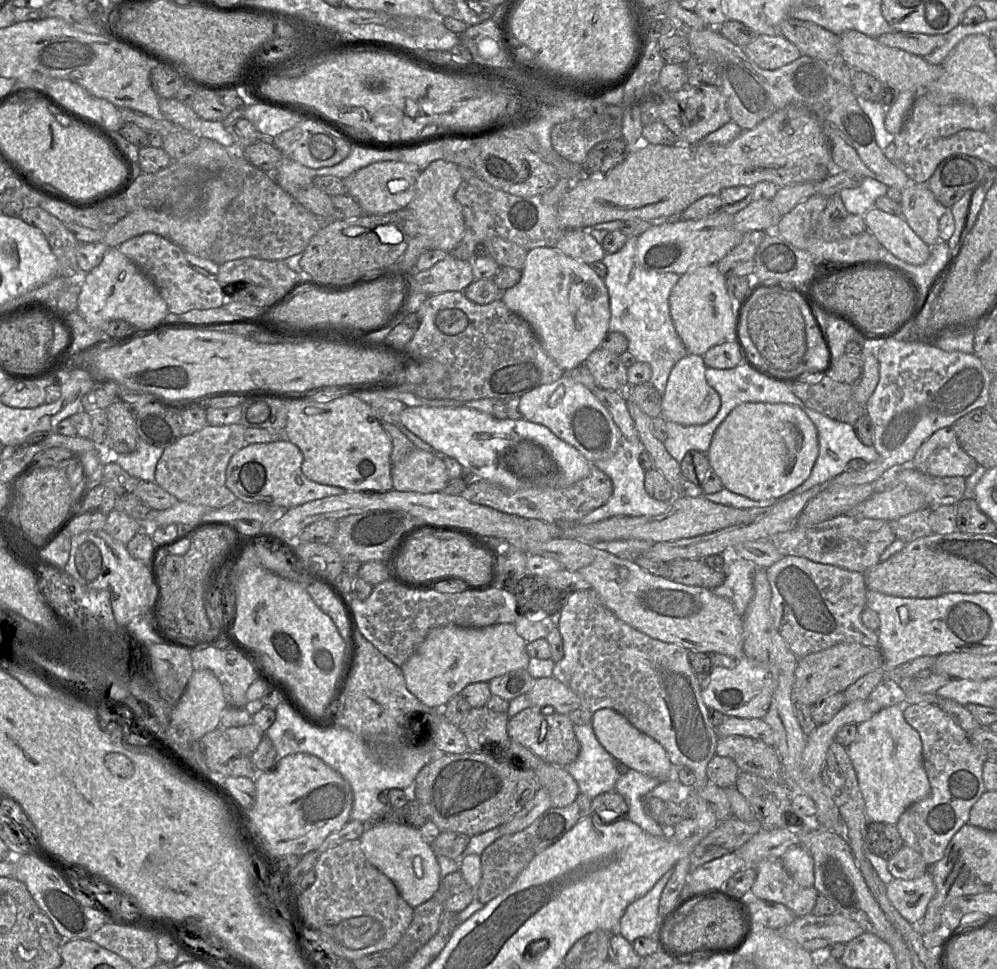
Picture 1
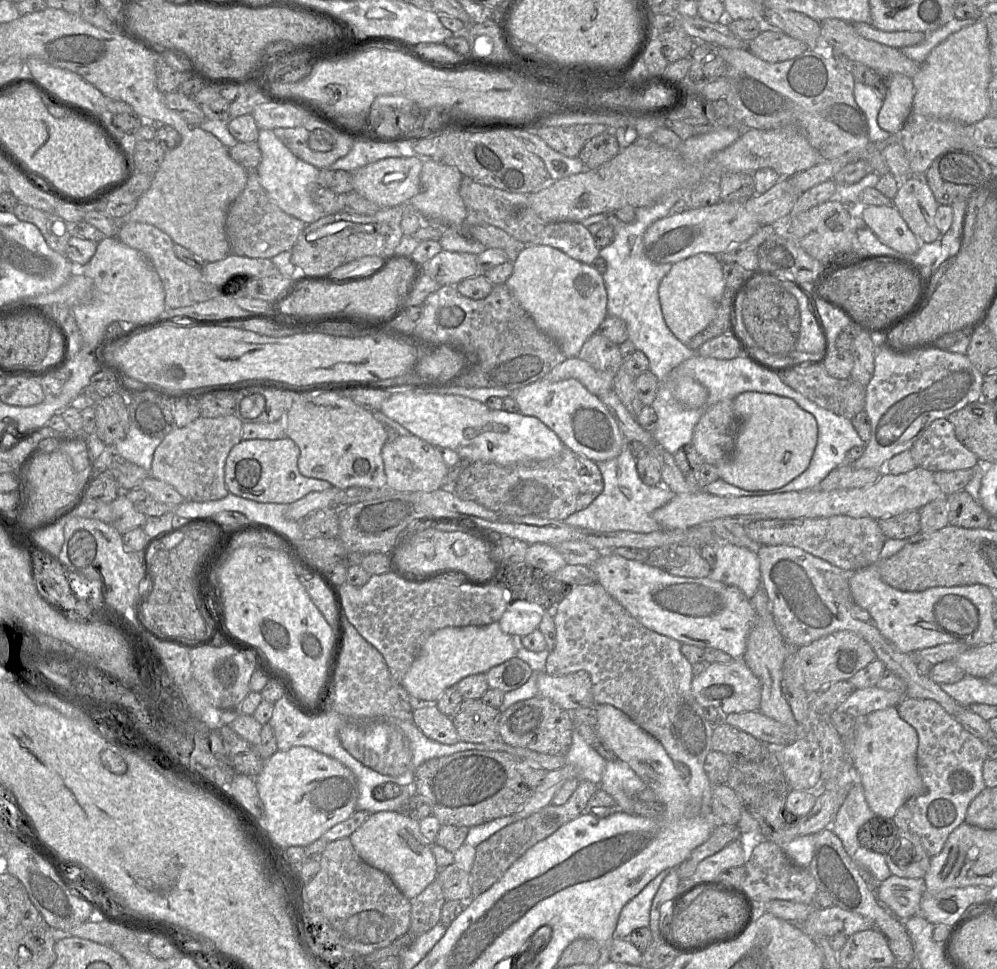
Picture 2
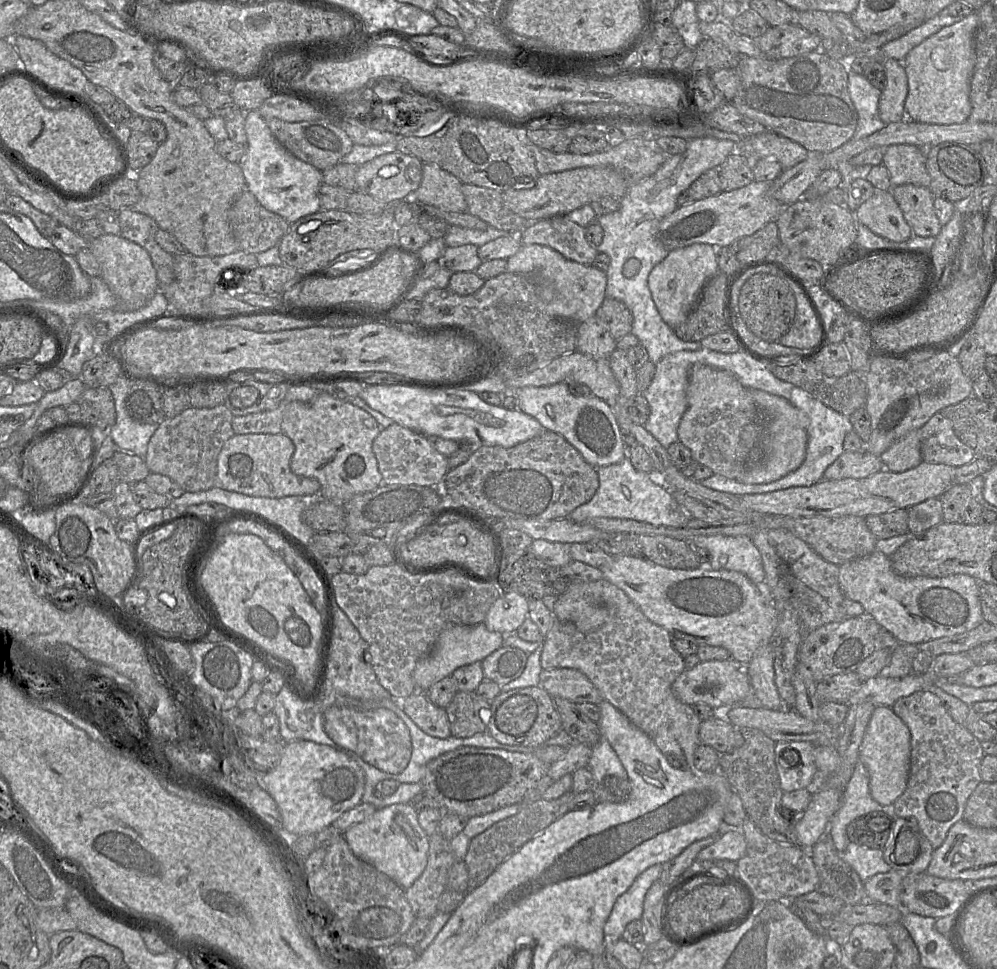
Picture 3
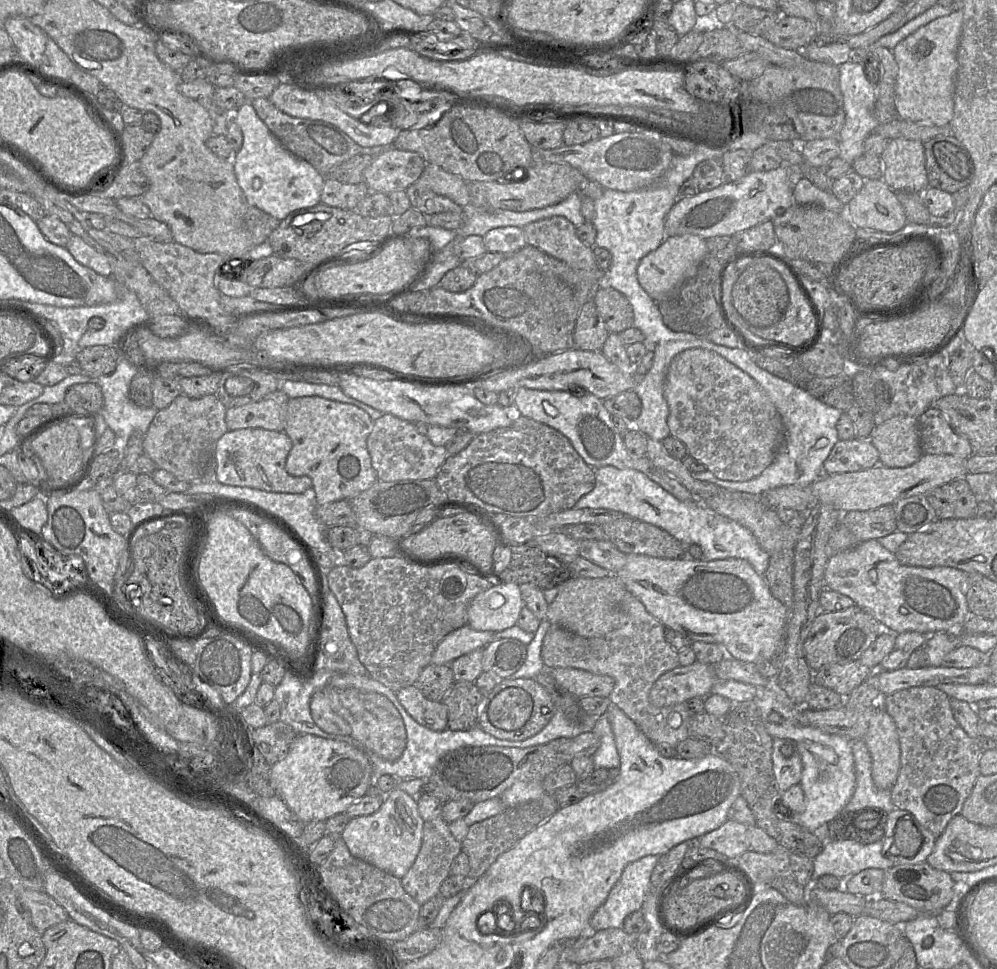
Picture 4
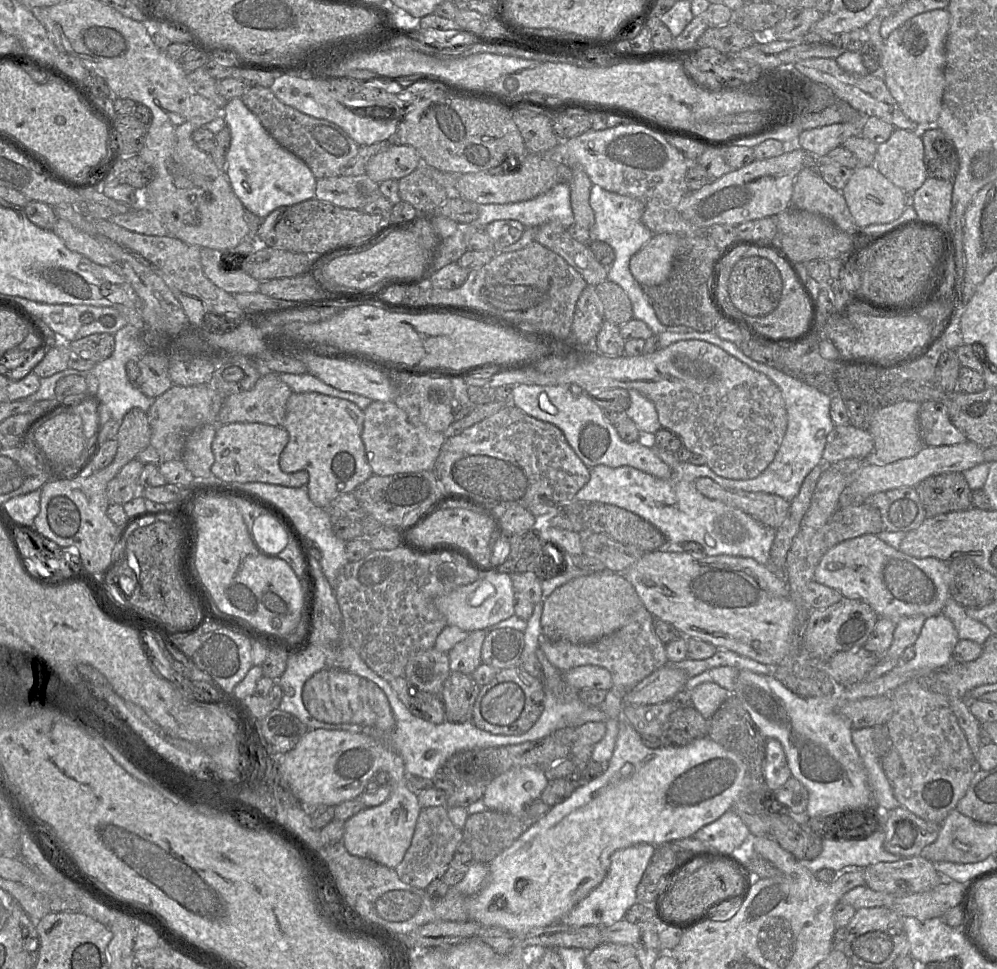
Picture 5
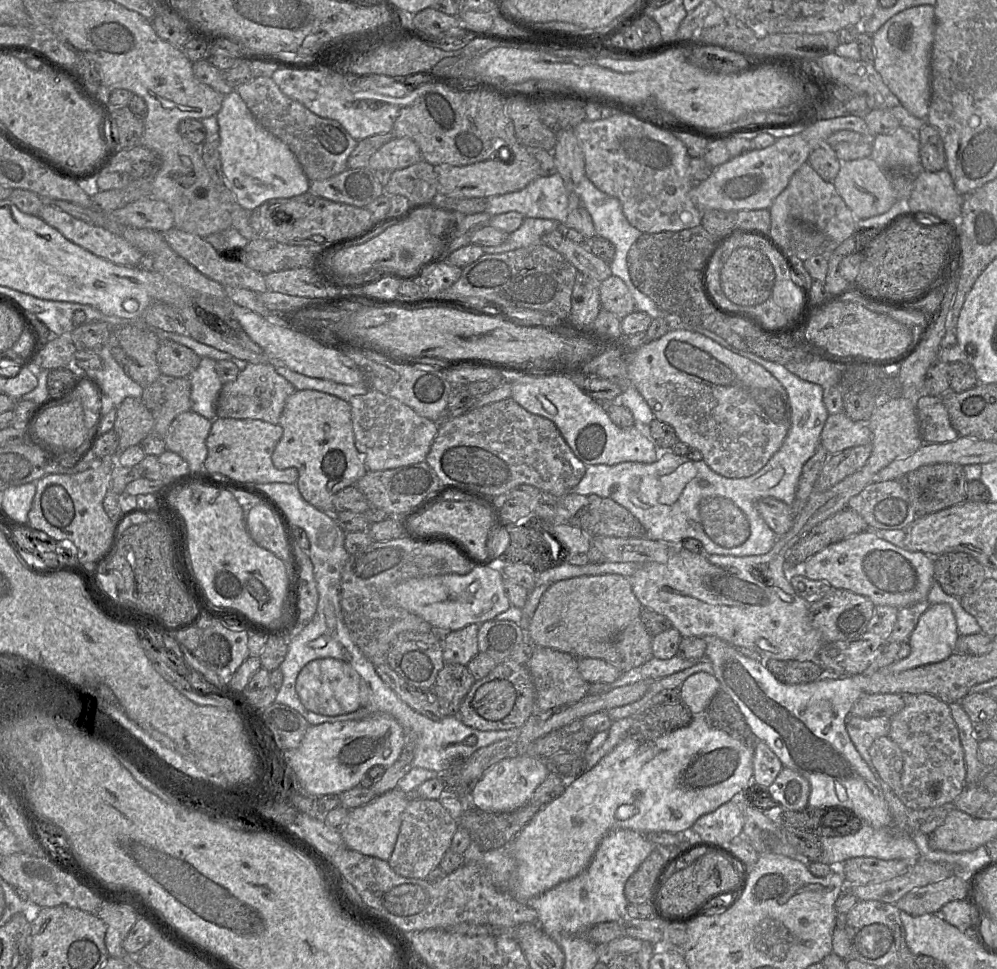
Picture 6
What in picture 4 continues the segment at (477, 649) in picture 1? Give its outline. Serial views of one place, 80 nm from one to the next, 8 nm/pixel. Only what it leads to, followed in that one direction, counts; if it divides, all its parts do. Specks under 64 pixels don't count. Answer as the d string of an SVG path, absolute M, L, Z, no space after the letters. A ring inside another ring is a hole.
M469 625L462 626L441 640L430 662L435 665L451 664L460 656L483 649L494 639L495 632L474 630Z

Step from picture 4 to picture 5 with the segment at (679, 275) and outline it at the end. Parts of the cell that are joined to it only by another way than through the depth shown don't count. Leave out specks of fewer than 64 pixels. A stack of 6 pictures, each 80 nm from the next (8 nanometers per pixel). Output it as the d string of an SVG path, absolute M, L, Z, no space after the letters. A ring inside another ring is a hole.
M657 234L632 258L630 271L641 286L655 286L669 276L673 261L681 250L684 235Z

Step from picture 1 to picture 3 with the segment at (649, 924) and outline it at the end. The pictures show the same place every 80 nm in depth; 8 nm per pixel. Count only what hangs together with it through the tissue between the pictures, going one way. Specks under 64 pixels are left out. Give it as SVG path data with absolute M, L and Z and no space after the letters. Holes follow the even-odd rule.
M656 864L647 868L642 872L629 887L615 902L611 914L604 926L604 934L609 941L616 941L622 938L625 927L634 920L642 918L644 898L650 887L658 881L662 871L662 865Z

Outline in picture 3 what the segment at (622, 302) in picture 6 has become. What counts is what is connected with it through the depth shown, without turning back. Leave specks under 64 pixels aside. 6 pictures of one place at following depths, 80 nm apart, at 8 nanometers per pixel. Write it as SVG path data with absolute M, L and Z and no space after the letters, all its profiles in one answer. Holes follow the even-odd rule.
M606 296L596 312L597 319L605 324L615 340L619 340L632 330L633 316L624 303Z

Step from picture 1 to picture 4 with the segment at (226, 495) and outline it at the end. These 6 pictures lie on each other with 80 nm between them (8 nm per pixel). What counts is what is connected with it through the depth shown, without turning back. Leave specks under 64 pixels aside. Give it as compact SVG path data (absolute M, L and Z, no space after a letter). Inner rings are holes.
M185 394L177 396L165 409L159 410L144 436L144 454L154 461L158 468L172 473L177 479L189 484L201 482L204 464L211 462L217 441L229 431L225 416L227 408L215 394L201 398L189 398Z

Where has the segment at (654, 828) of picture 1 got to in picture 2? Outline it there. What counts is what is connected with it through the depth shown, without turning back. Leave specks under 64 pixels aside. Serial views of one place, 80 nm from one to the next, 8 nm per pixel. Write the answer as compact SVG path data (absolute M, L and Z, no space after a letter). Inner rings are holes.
M607 761L599 789L610 794L618 804L618 812L633 814L632 794L648 787L624 761Z

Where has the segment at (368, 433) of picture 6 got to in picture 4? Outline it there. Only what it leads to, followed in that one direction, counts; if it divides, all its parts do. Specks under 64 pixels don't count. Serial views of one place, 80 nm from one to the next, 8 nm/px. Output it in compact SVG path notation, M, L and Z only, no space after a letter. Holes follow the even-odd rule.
M387 413L374 421L367 449L378 480L384 482L435 479L447 458L445 446L435 446L415 424Z

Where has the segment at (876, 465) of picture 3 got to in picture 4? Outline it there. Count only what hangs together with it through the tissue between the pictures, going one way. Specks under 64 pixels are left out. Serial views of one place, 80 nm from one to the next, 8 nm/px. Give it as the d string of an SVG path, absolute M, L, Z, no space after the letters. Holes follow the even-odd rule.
M870 439L841 440L832 448L823 464L825 475L855 472L879 464L879 453Z

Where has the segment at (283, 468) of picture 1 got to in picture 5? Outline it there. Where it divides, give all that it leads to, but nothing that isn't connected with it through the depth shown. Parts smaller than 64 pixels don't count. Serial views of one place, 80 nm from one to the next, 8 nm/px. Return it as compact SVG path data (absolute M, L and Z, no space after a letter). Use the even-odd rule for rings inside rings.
M258 422L219 424L212 441L214 463L211 473L224 482L263 482L294 488L307 486L307 471L286 473L279 466L280 455L288 441L289 434L282 426Z

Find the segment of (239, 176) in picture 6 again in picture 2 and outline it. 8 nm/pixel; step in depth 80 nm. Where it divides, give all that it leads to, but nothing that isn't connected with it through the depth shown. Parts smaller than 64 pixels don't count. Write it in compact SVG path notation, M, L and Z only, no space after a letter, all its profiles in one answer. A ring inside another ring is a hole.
M260 129L257 143L261 150L261 162L255 169L268 196L285 213L310 224L324 216L312 198L312 190L318 185L320 169L296 157L274 134L273 130Z

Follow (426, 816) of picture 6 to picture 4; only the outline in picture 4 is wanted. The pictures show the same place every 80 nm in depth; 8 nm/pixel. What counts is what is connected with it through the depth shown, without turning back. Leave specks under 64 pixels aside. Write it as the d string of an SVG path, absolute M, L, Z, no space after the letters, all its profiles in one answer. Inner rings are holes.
M442 816L425 821L423 825L422 844L415 862L401 879L404 890L421 906L439 894L440 886L450 875L453 860L462 851L462 843L452 835L449 824Z

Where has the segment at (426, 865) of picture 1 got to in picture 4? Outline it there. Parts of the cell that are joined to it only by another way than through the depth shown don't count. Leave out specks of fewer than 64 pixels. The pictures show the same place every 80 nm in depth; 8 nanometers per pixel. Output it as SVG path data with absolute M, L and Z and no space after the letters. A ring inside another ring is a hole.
M394 788L385 795L384 802L375 813L350 819L341 838L354 857L401 880L415 862L421 848L424 822L416 797Z

